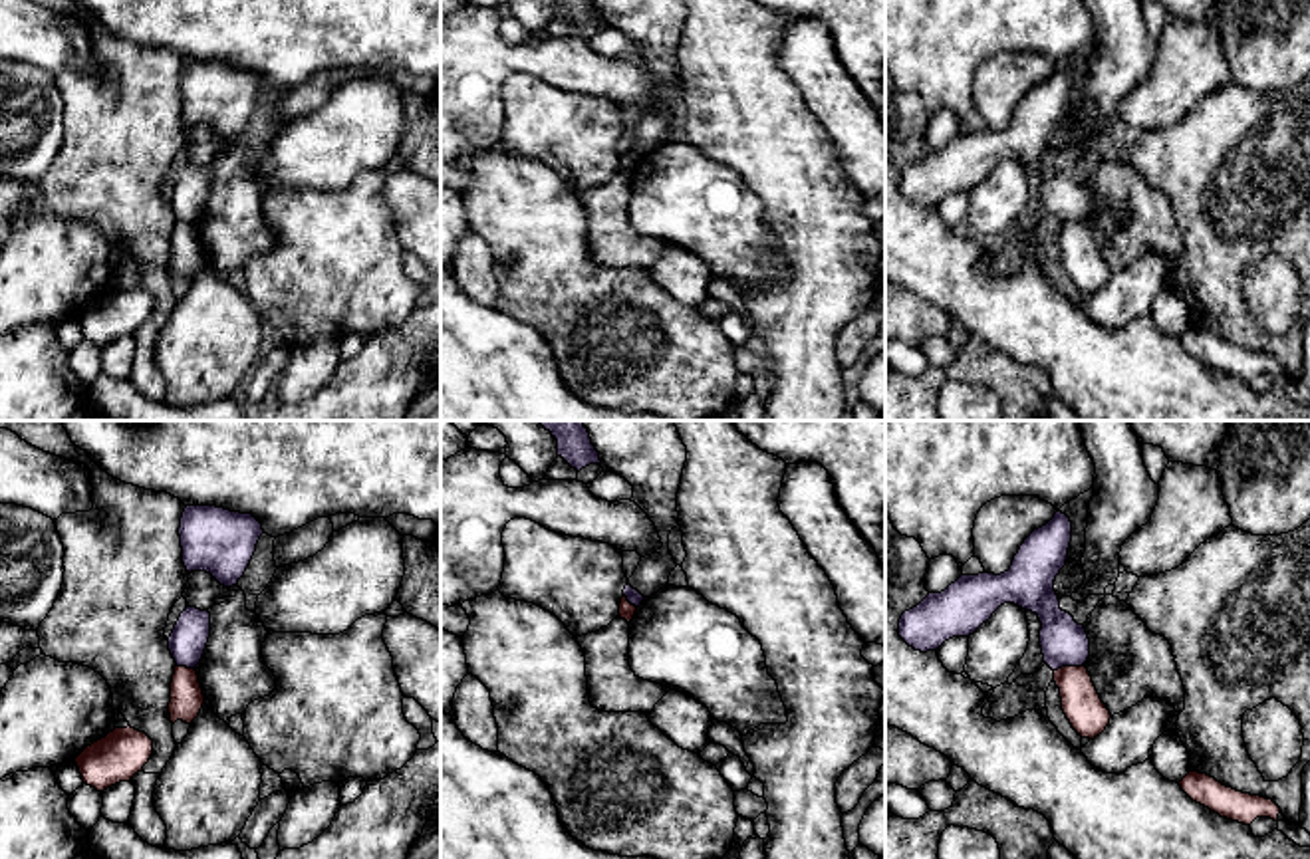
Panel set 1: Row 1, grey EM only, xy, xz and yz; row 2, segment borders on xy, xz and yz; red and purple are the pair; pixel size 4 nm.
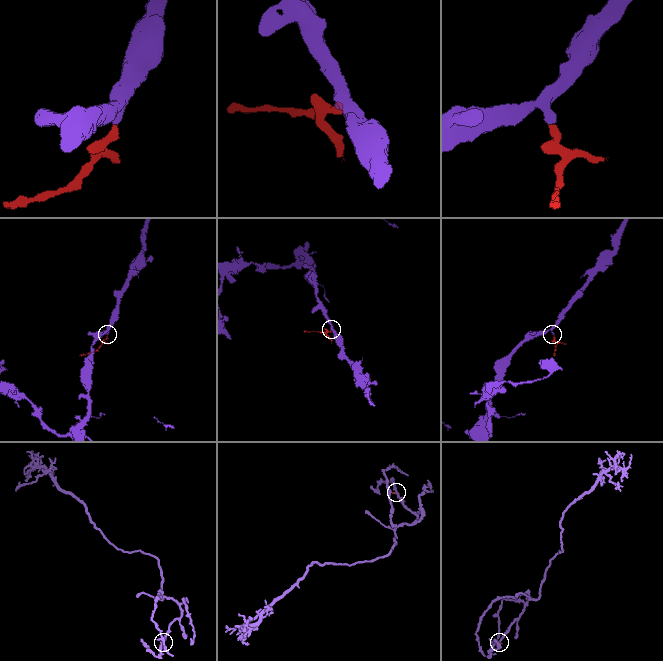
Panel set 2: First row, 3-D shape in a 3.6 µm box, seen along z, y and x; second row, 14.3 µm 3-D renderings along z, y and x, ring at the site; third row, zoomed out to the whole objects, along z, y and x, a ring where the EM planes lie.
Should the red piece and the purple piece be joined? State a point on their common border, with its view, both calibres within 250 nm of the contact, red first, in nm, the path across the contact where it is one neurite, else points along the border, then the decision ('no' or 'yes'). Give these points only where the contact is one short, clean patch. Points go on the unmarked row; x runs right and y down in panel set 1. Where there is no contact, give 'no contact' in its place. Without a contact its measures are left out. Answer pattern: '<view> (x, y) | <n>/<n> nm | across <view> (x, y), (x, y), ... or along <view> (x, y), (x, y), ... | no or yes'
yz (1068, 223) | 160/190 nm | along yz (1082, 219), (1054, 227) | no

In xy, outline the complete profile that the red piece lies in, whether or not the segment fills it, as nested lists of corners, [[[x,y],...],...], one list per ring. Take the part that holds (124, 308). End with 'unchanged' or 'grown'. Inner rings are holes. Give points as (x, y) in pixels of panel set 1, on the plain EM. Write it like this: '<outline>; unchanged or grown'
[[[131,282],[115,284],[105,294],[87,302],[75,319],[83,339],[103,347],[119,337],[129,337],[153,309],[153,296]]]; unchanged

